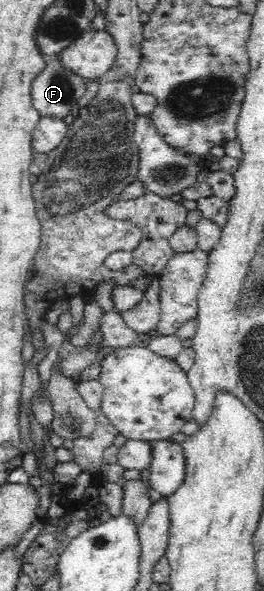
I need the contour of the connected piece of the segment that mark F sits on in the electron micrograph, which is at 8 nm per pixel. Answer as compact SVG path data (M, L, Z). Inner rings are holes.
M59 55L55 60L47 60L45 63L33 80L33 106L39 116L63 118L75 114L78 101L85 94L87 81L67 69Z

